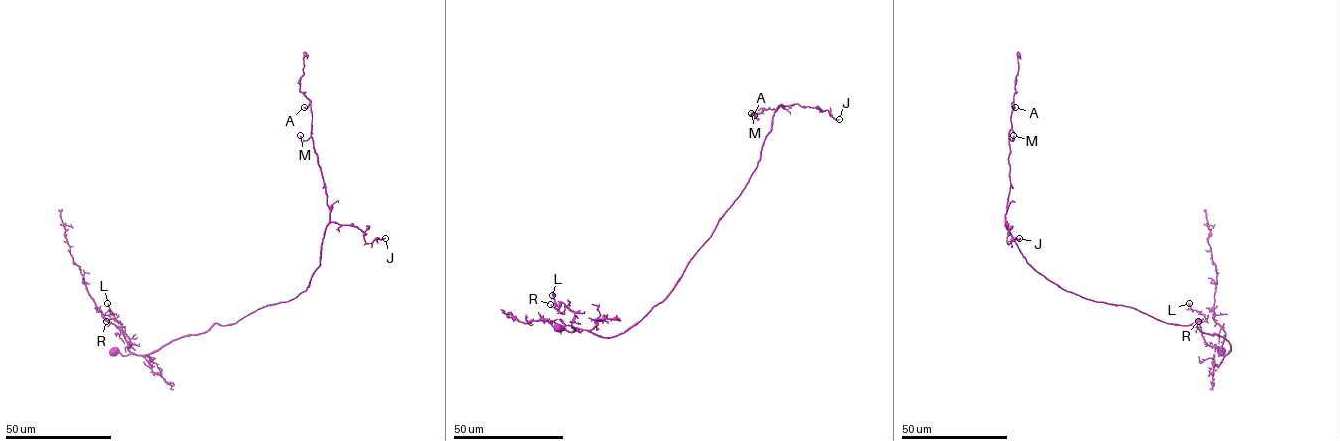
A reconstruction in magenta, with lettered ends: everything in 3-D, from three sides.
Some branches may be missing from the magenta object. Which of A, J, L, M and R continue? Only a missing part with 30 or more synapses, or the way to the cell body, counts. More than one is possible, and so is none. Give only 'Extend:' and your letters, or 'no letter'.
Extend: no letter

